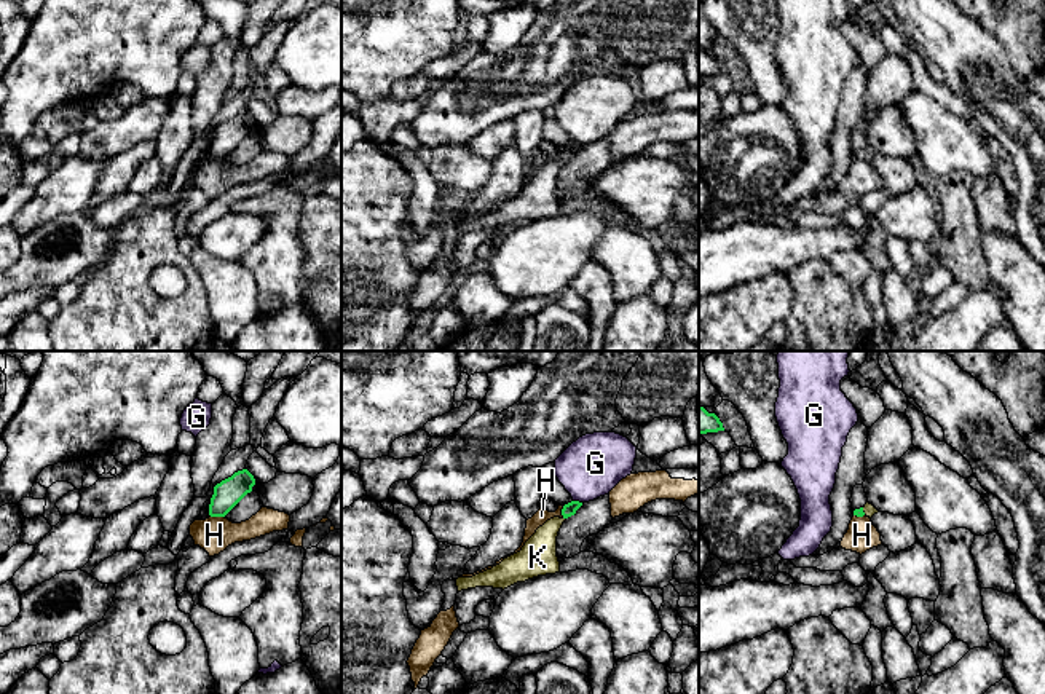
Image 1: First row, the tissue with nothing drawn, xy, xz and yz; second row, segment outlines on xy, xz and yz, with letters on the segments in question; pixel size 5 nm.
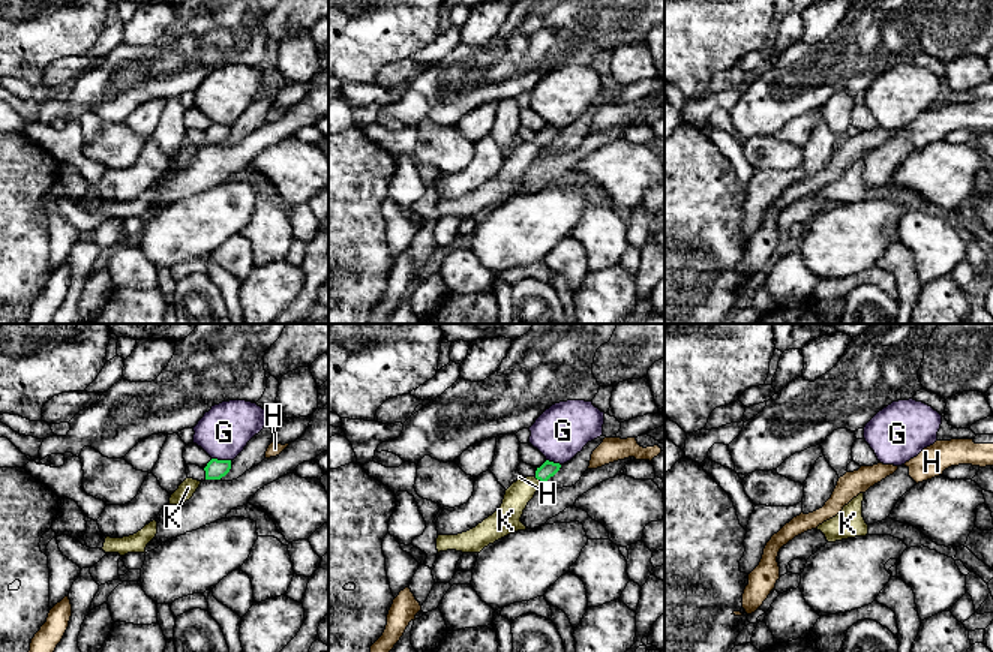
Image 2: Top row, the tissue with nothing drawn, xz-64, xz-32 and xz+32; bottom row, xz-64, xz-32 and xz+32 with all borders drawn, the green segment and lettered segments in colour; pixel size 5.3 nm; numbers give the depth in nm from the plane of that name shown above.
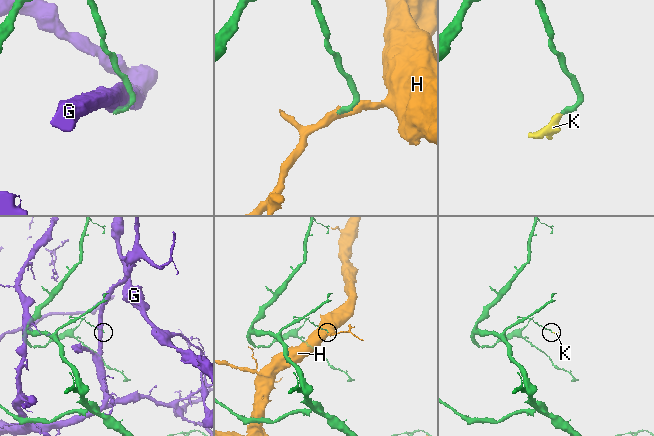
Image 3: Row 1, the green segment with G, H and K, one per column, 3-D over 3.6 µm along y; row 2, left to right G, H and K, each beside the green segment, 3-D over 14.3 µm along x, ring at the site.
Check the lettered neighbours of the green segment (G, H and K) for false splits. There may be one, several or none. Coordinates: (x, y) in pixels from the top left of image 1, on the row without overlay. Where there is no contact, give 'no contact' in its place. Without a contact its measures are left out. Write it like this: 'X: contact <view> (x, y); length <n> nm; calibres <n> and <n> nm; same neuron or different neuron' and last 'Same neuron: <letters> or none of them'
G: contact xz (578, 144); length 50 nm; calibres 70 and 300 nm; different neuron
H: contact xy (217, 158); length 70 nm; calibres 140 and 180 nm; different neuron
K: contact yz (862, 153); length 40 nm; calibres 50 and 60 nm; same neuron
Same neuron: K

